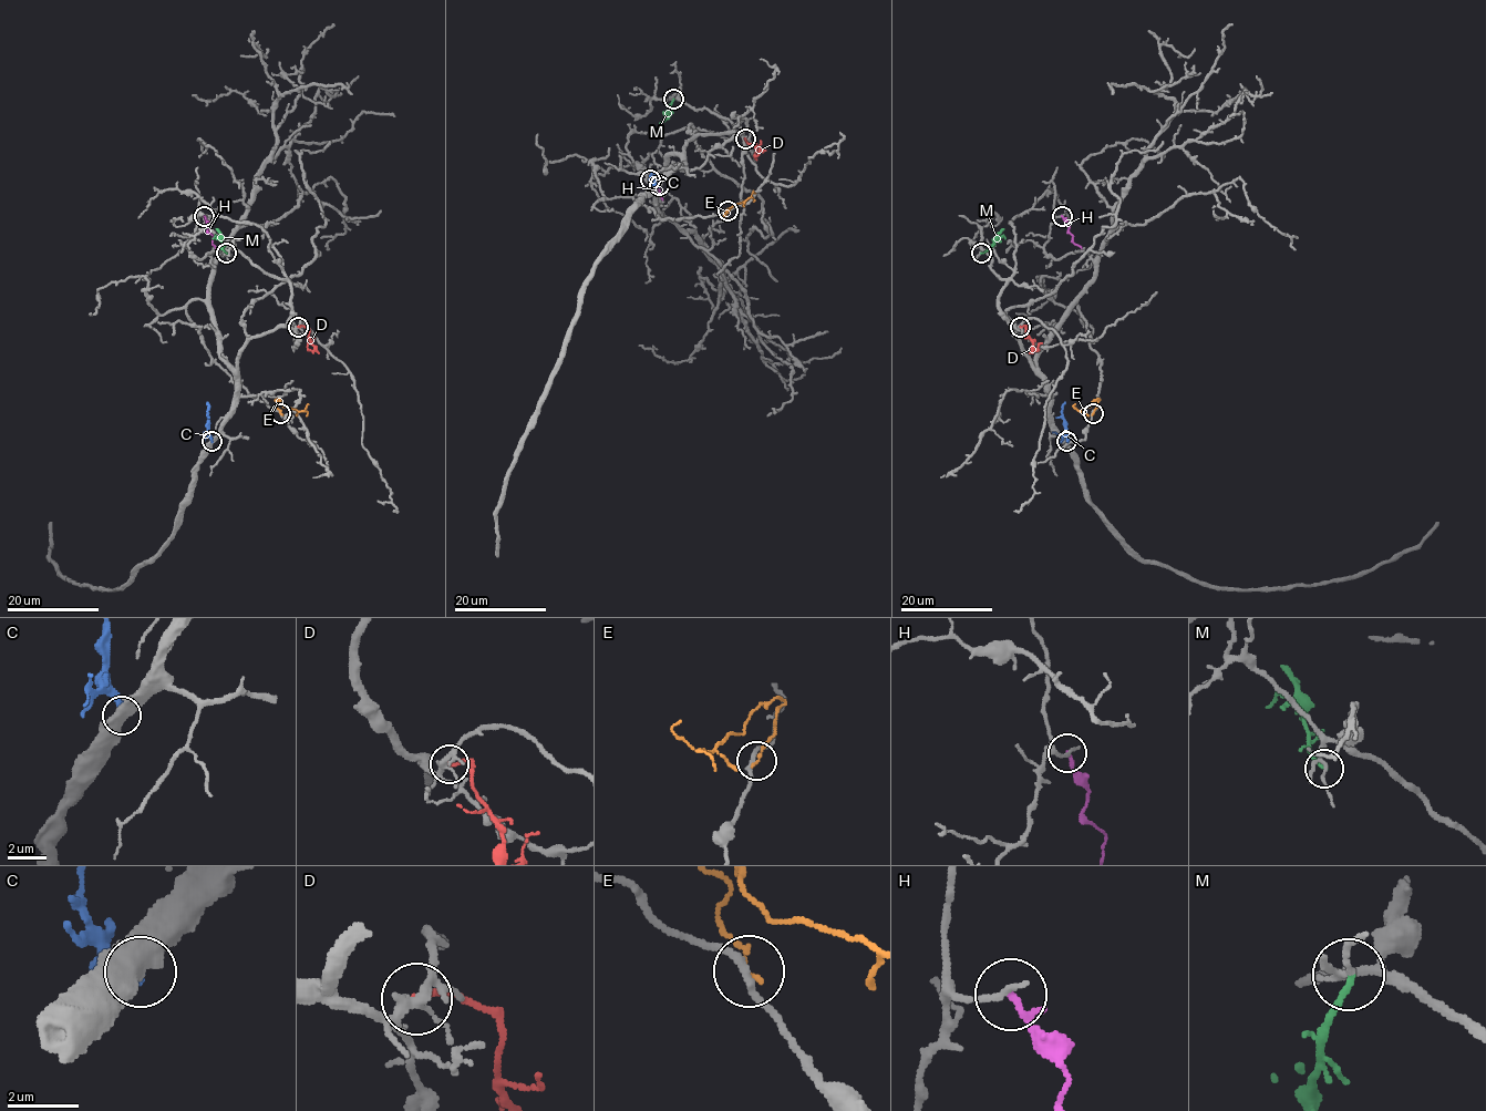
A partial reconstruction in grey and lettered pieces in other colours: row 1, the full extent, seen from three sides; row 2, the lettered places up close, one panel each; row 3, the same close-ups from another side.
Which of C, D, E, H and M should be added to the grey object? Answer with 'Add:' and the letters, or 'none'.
Add: none

